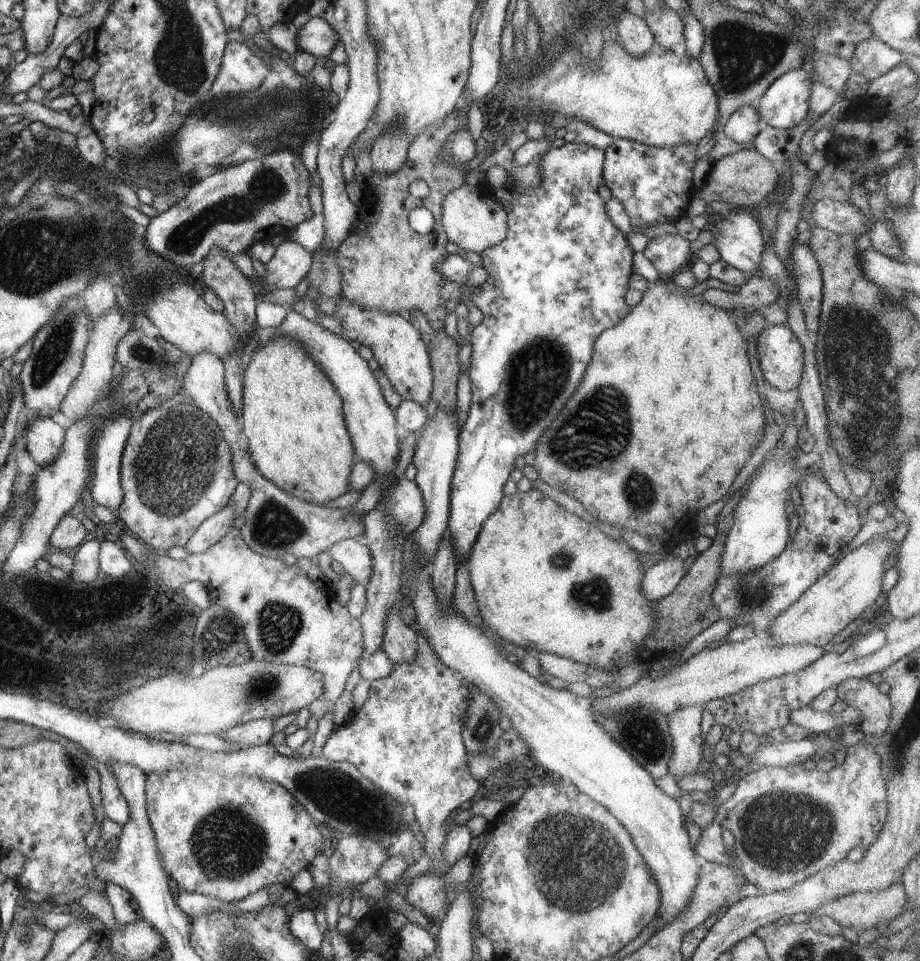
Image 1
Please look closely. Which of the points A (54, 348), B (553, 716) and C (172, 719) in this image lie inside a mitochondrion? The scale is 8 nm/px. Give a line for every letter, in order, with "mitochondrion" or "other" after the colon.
A: mitochondrion
B: other
C: other

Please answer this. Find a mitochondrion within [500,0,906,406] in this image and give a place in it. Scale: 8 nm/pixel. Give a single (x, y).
(743, 56)

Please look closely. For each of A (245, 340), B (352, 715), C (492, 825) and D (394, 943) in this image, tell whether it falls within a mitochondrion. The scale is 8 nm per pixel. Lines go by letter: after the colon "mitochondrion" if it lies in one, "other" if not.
A: other
B: other
C: other
D: other

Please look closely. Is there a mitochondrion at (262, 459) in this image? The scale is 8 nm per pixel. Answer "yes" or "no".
no

